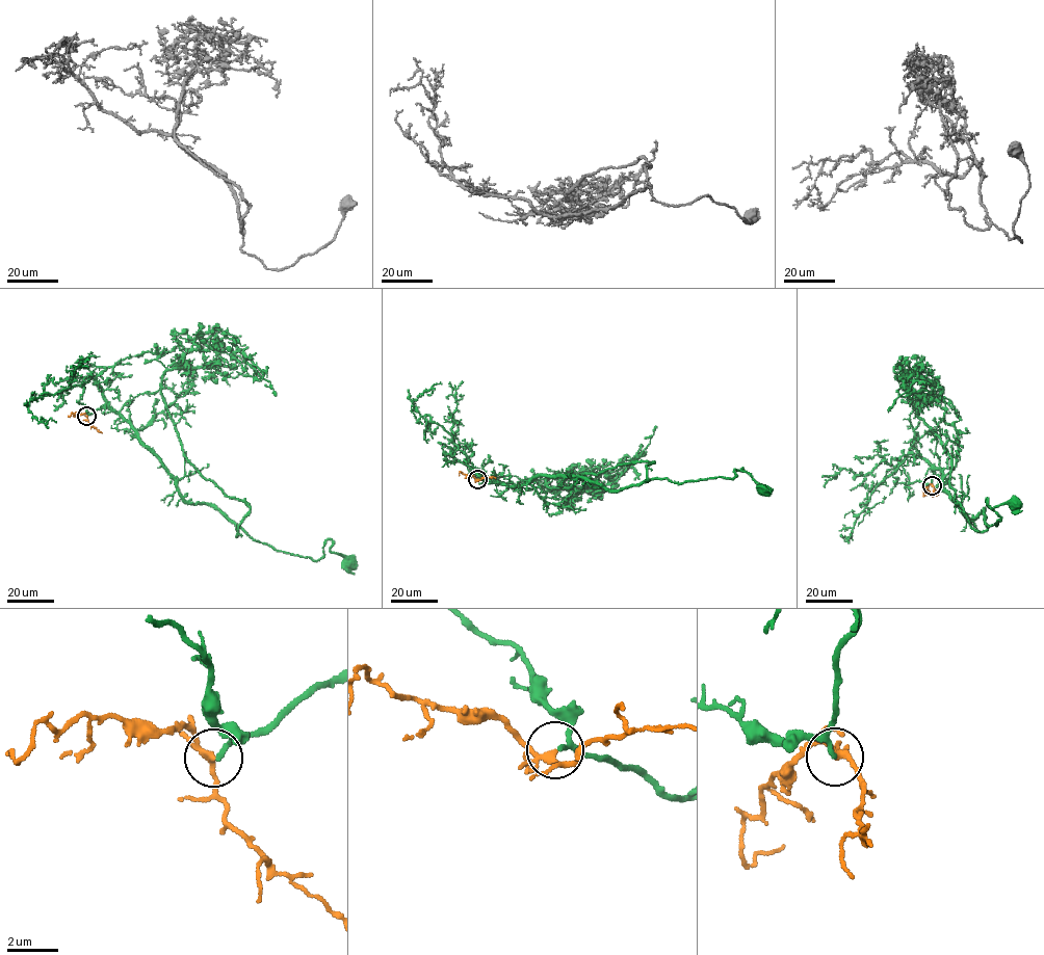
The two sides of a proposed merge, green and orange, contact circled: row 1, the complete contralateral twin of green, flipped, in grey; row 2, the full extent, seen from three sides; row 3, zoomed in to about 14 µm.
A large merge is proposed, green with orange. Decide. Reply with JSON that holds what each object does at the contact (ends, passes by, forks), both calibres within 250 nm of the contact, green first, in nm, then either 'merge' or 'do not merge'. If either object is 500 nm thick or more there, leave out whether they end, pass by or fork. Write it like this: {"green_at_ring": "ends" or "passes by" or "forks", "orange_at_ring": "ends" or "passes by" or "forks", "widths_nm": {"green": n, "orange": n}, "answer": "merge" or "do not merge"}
{"green_at_ring": "passes by", "orange_at_ring": "forks", "widths_nm": {"green": 140, "orange": 190}, "answer": "merge"}

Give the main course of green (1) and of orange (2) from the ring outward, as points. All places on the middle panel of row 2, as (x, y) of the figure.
1: (478, 479), (510, 486), (562, 474), (619, 491), (658, 478), (731, 479), (742, 469), (763, 492)
2: (478, 479), (461, 472), (459, 476)

